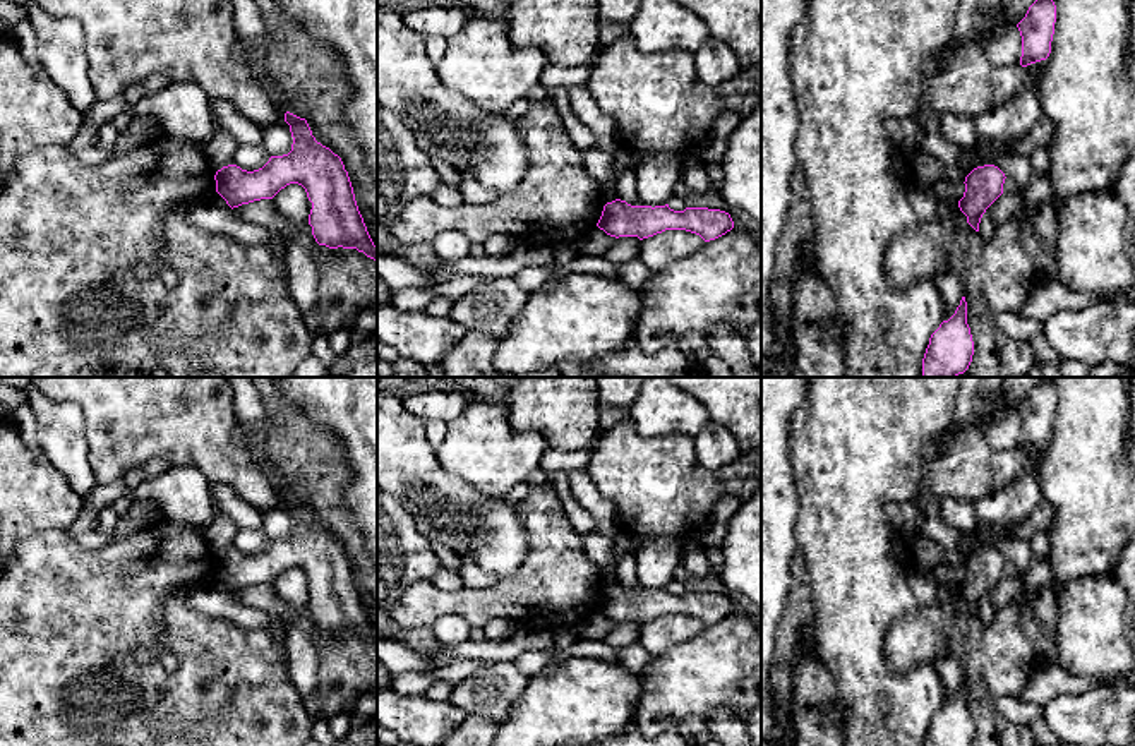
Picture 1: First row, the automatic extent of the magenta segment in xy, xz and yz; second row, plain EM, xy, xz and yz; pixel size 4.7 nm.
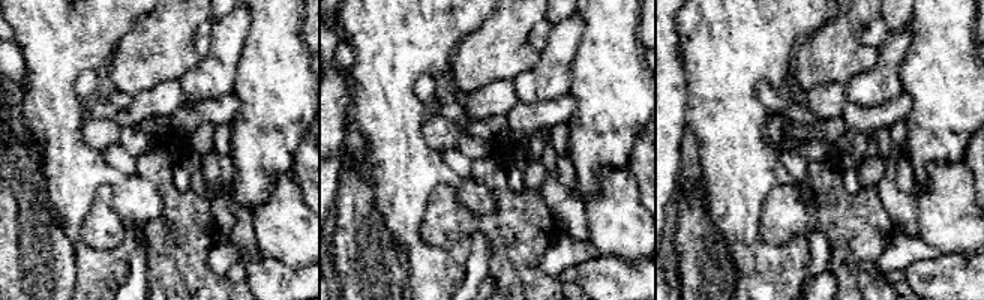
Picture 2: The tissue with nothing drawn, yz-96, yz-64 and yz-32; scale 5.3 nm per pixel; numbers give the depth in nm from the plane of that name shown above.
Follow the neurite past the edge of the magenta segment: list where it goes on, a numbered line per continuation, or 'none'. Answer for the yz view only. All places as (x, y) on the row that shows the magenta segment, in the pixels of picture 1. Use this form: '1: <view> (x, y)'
none

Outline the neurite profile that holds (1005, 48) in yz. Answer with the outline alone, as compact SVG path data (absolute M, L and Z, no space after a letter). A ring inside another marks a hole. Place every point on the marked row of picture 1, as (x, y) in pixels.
M1001 27L986 45L986 53L994 65L1020 65L1022 36L1018 27Z

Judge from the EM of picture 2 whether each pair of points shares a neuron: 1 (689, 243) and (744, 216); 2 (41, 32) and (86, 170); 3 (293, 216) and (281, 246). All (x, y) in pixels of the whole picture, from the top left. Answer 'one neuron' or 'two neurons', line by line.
1: two neurons
2: one neuron
3: one neuron

